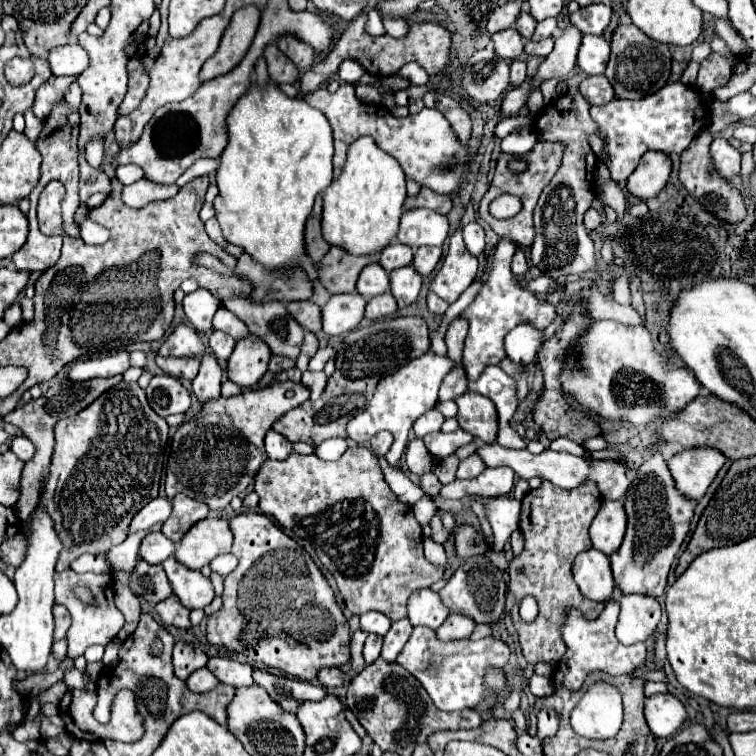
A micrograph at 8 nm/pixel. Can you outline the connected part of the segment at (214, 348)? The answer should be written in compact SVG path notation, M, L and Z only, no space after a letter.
M213 331L213 335L209 337L209 347L211 347L211 353L219 359L219 361L227 361L229 355L233 353L233 347L235 347L235 339L229 337L227 333L221 333L221 331Z

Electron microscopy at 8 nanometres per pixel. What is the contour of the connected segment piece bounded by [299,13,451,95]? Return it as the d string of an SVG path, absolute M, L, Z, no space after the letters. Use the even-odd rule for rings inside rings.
M361 13L357 17L357 21L353 21L345 33L341 35L341 39L333 45L333 49L329 51L329 55L313 65L309 71L305 71L301 75L301 93L307 95L311 91L315 91L317 87L321 87L323 83L327 83L337 71L339 71L339 65L347 59L353 59L357 61L367 73L375 75L375 77L387 77L387 75L395 75L405 63L411 63L411 61L417 61L429 75L437 75L441 73L447 65L449 65L449 59L451 59L451 33L445 25L439 25L439 23L429 23L429 21L421 21L421 23L411 23L409 25L409 31L405 37L391 37L391 35L379 35L379 37L373 37L365 31L365 23L367 23L367 13Z

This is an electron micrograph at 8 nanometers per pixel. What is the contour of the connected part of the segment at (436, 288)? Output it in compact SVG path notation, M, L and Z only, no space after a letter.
M459 225L449 239L447 257L441 269L437 271L435 279L431 281L429 289L441 299L455 303L459 295L473 283L475 275L477 275L477 257L467 251Z

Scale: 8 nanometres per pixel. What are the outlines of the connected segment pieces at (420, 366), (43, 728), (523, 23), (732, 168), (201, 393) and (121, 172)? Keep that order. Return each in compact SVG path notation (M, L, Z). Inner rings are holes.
M432 350L427 351L421 357L409 361L407 365L403 365L401 369L387 373L385 377L381 377L381 381L375 387L375 393L369 401L369 407L361 413L357 413L349 425L347 425L347 435L351 441L365 445L369 441L369 437L381 429L387 429L393 433L395 441L389 449L389 463L393 467L399 467L399 459L405 453L407 447L407 435L415 423L415 419L419 415L423 415L427 409L435 407L437 403L437 391L441 387L441 381L445 379L445 373L449 373L455 367L447 356L439 356Z
M60 716L42 718L40 723L40 735L42 739L57 737L65 732L65 727Z
M523 11L519 17L517 17L517 21L513 23L513 29L517 29L525 39L529 39L531 35L533 35L533 29L535 29L535 25L537 25L537 21L531 17L531 13L527 13L527 11Z
M715 137L709 153L711 153L713 167L719 177L723 177L727 181L739 173L741 153L735 147L731 147L731 143L725 137Z
M205 351L201 357L199 373L193 379L193 393L199 397L201 403L205 403L213 397L219 397L219 389L221 389L221 367L217 359Z
M127 164L117 167L115 176L124 186L128 186L143 178L144 173L139 166Z

